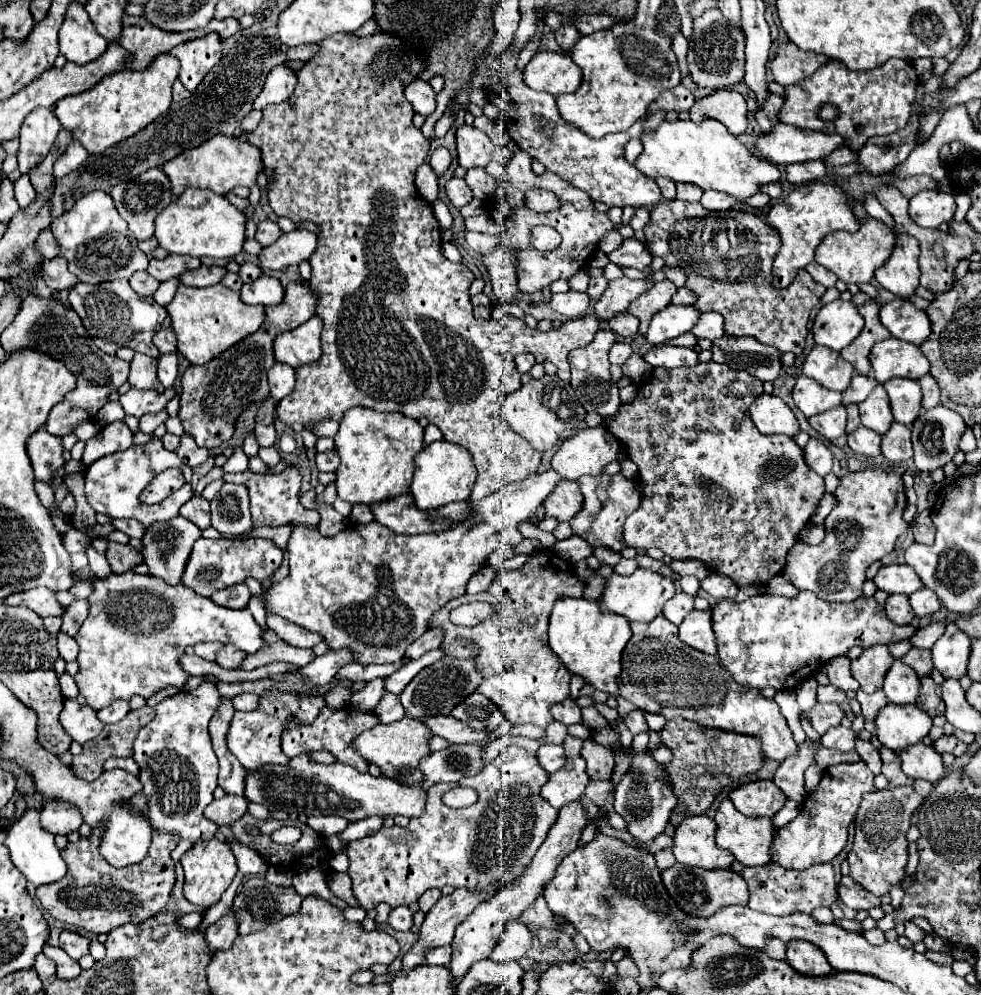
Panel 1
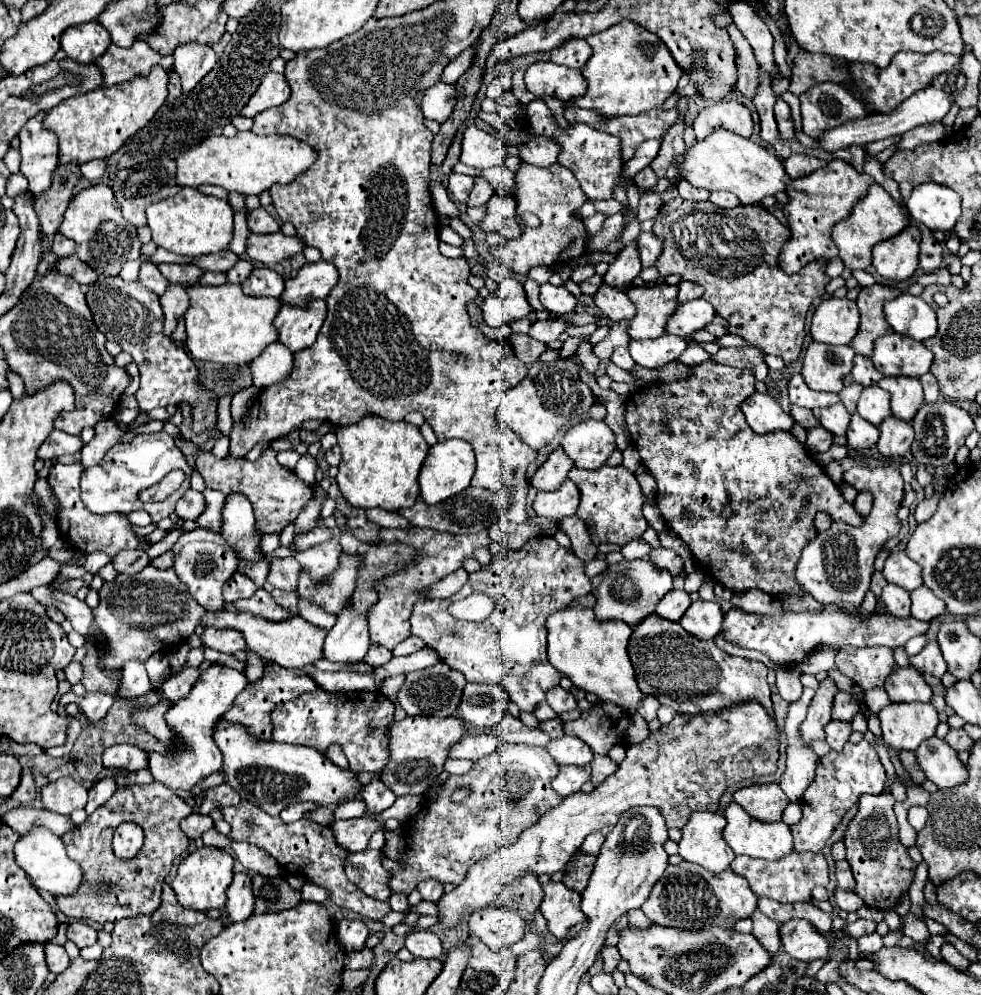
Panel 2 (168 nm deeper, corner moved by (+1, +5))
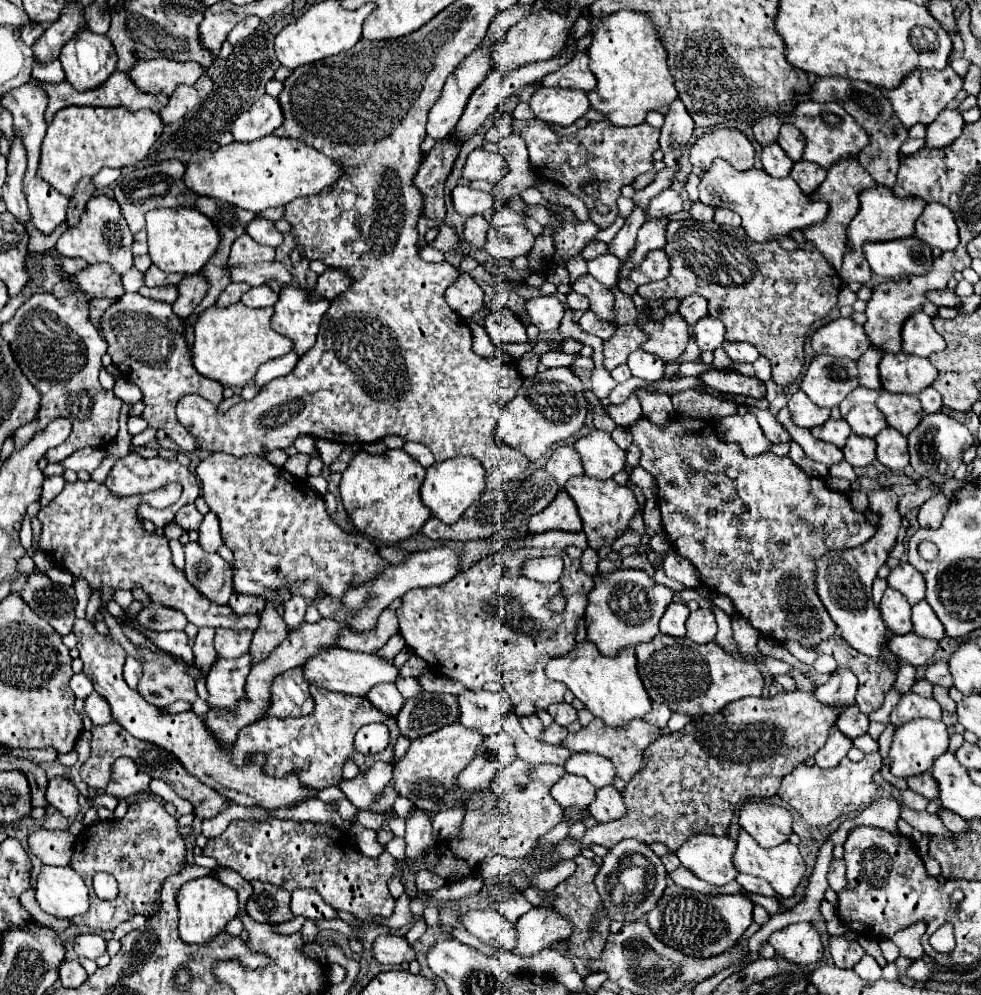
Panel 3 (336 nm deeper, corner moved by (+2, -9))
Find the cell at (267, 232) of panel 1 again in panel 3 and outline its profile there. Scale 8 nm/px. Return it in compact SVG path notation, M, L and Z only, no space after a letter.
M255 218L249 226L247 226L247 234L265 246L277 248L283 242L283 234L275 228L275 222L267 220L267 218Z

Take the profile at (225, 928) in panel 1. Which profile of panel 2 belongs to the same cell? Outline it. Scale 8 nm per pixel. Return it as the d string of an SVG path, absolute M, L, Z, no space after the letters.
M234 874L234 880L230 888L226 890L226 916L232 922L246 920L254 910L254 896L252 896L252 884L248 874Z

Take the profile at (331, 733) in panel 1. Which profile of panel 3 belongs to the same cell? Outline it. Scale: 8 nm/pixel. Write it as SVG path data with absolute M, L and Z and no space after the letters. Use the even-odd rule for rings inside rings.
M315 684L311 686L311 696L315 698L315 710L307 716L291 718L291 720L271 720L271 716L265 716L245 726L239 732L239 738L231 750L233 764L243 766L255 754L265 754L263 772L267 772L267 776L283 778L293 772L295 776L299 776L299 782L303 784L303 788L323 790L327 786L335 786L341 780L341 768L347 760L353 760L361 772L371 768L371 764L377 760L393 762L393 746L397 742L397 720L395 718L377 710L367 698L327 692L325 688L317 688ZM371 722L387 724L391 732L391 740L383 752L367 756L367 754L355 752L353 738L361 726L371 724Z

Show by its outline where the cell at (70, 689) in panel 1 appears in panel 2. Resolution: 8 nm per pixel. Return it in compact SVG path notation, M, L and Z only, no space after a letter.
M70 662L64 672L66 672L66 680L70 684L78 684L80 678L82 678L82 664L80 662Z

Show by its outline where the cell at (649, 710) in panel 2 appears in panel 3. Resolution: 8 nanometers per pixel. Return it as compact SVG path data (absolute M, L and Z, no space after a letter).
M655 702L655 704L653 704L653 710L645 716L645 720L651 722L653 726L657 726L657 728L665 728L669 716L671 716L671 710L667 708L667 704L657 704L657 702Z

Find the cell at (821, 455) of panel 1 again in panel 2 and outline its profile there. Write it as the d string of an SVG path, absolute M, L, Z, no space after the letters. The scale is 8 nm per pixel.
M816 426L816 428L810 428L808 430L808 440L806 440L806 448L810 452L826 452L828 448L832 446L832 434L828 430L824 430L822 426Z

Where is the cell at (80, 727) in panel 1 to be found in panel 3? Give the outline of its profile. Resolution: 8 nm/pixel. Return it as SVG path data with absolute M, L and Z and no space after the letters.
M93 692L85 700L85 714L91 718L93 724L109 724L113 720L107 700L103 700L103 696L99 696L97 692Z

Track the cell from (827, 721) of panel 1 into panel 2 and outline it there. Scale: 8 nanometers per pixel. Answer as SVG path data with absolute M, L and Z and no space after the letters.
M838 692L834 702L832 702L832 720L850 722L856 712L860 712L860 708L854 702L854 698L850 694L846 694L846 692Z

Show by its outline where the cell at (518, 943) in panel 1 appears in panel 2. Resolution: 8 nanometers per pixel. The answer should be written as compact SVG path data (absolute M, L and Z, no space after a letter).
M488 906L472 914L468 926L492 950L510 948L526 934L526 920L518 912L500 906Z

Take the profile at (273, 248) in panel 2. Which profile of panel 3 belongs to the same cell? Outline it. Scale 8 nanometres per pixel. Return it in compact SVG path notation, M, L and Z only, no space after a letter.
M243 234L239 236L229 254L229 266L239 266L239 264L249 264L249 262L271 262L275 260L275 248L261 246L251 236Z

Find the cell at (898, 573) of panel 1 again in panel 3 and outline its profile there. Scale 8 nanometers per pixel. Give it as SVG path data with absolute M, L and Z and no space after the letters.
M901 562L897 568L893 568L887 580L889 580L891 588L905 594L905 598L911 606L925 598L925 578L909 562Z

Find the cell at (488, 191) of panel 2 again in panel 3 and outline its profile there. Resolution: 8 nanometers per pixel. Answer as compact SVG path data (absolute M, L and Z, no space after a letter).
M475 214L467 220L463 230L463 242L467 244L469 250L483 250L487 228L489 228L489 222L483 218L483 214Z

